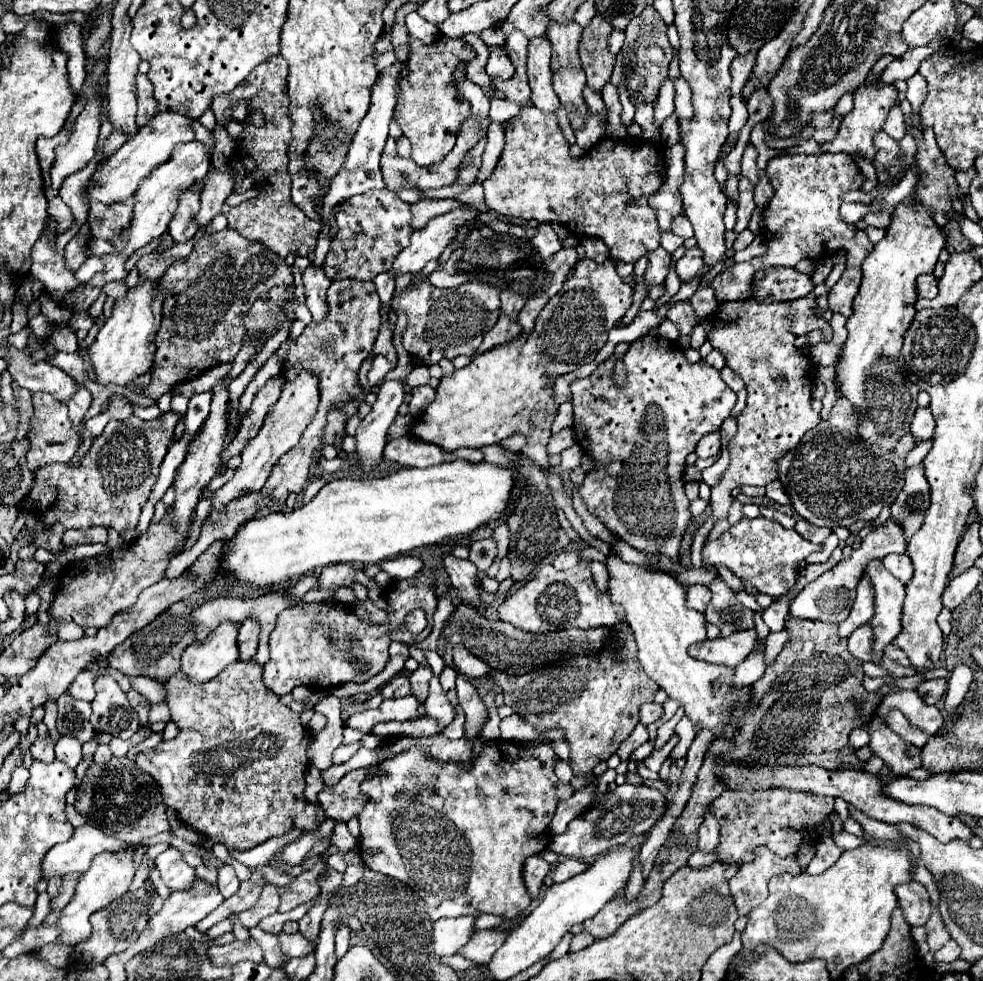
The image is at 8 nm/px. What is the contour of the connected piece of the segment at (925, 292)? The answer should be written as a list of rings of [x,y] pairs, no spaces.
[[[922,274],[918,276],[918,282],[916,282],[916,290],[918,290],[918,298],[936,298],[938,294],[938,284],[936,284],[936,278],[932,274]]]

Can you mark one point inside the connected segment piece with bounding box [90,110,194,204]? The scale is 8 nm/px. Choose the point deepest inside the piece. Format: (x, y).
(119, 175)

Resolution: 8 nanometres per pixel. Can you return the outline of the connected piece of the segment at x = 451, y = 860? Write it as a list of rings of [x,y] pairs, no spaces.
[[[494,740],[492,744],[488,744],[482,750],[482,754],[476,756],[476,760],[472,762],[472,768],[464,768],[454,762],[446,762],[446,764],[432,762],[432,758],[416,754],[412,750],[406,750],[404,754],[396,754],[396,758],[388,758],[388,762],[380,764],[380,770],[376,770],[376,774],[370,774],[360,784],[362,794],[368,796],[368,802],[360,814],[360,856],[362,856],[364,864],[370,870],[376,870],[380,874],[386,874],[390,878],[396,878],[396,880],[412,886],[420,894],[420,898],[428,904],[428,914],[432,920],[438,920],[444,916],[474,914],[474,912],[488,912],[488,914],[496,914],[496,916],[504,916],[504,918],[514,918],[514,916],[522,914],[532,902],[532,898],[528,896],[526,886],[522,882],[522,862],[524,862],[524,858],[538,854],[540,850],[544,850],[550,844],[550,832],[546,832],[546,830],[548,830],[548,822],[552,820],[552,816],[556,812],[556,804],[560,798],[574,794],[572,784],[564,784],[556,778],[554,760],[556,760],[556,754],[554,754],[550,742],[542,742],[540,746],[534,746],[534,748],[524,748],[518,742],[506,742],[506,740]]]

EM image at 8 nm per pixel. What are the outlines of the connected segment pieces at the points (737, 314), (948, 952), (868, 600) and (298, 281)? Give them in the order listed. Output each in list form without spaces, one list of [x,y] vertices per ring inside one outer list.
[[[752,298],[724,302],[712,320],[714,328],[708,334],[708,340],[726,356],[726,364],[742,376],[748,390],[746,406],[738,416],[738,432],[728,444],[730,466],[720,484],[714,486],[710,498],[712,516],[720,520],[728,516],[728,508],[734,500],[730,492],[736,486],[766,486],[778,478],[776,460],[794,448],[800,438],[820,422],[820,416],[810,408],[810,388],[816,366],[808,354],[800,354],[794,348],[796,336],[788,330],[792,314],[786,304],[778,302],[766,306]]]
[[[948,940],[948,942],[934,954],[934,958],[936,958],[936,962],[954,962],[954,960],[958,958],[958,954],[960,954],[960,946],[958,946],[954,940]]]
[[[862,576],[856,588],[856,600],[848,618],[840,624],[840,636],[850,636],[858,626],[866,624],[874,616],[874,588],[868,576]]]
[[[291,266],[291,271],[294,277],[295,284],[295,294],[296,294],[296,306],[294,308],[294,313],[296,314],[296,318],[303,321],[306,325],[308,325],[312,321],[312,316],[305,305],[305,295],[304,295],[304,285],[302,281],[302,274],[300,270],[295,266]]]

